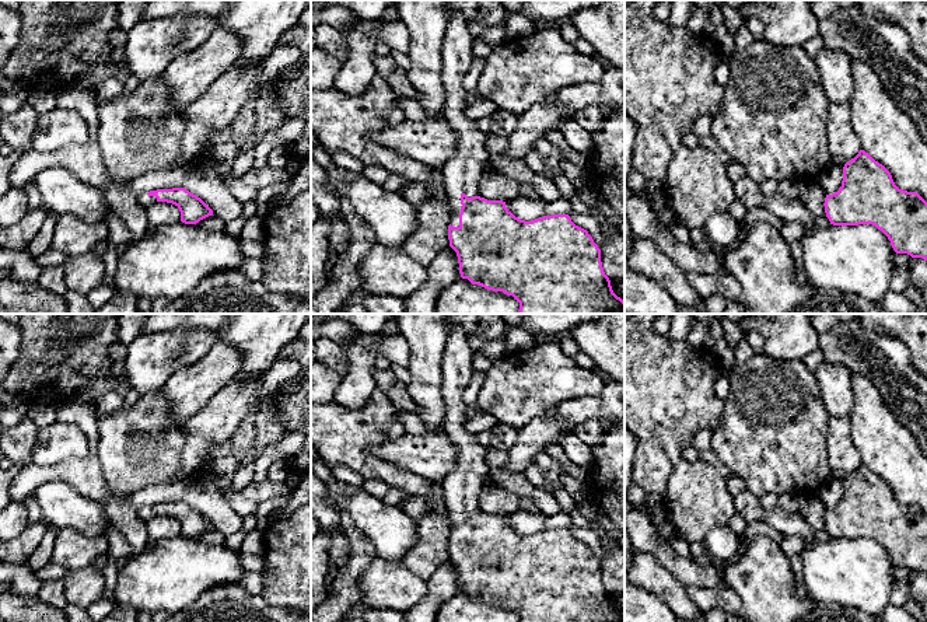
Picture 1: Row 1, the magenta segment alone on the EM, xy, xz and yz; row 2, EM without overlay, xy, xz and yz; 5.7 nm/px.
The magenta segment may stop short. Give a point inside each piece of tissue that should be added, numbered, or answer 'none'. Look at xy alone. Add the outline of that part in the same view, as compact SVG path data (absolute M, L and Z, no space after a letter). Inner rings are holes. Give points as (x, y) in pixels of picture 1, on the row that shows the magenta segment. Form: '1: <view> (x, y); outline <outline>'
1: xy (143, 198); outline M144 191L144 192L136 195L137 202L139 202L143 207L148 207L150 205L153 205L153 203L157 202L157 198L155 198L155 196L148 196L147 193L148 193L148 192Z

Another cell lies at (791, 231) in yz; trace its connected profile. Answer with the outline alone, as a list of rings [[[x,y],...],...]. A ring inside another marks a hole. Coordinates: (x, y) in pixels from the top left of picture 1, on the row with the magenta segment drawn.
[[[784,223],[780,227],[783,238],[791,245],[795,241],[800,241],[805,234],[807,228],[800,223]]]

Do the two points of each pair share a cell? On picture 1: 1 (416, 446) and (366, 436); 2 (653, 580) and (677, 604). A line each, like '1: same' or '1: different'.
1: different
2: same

